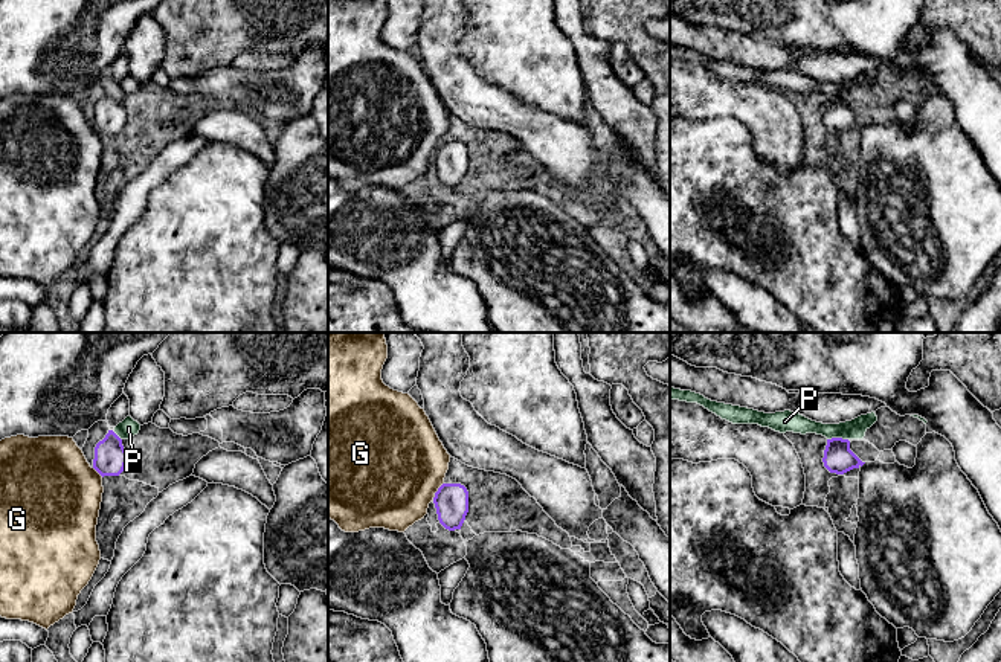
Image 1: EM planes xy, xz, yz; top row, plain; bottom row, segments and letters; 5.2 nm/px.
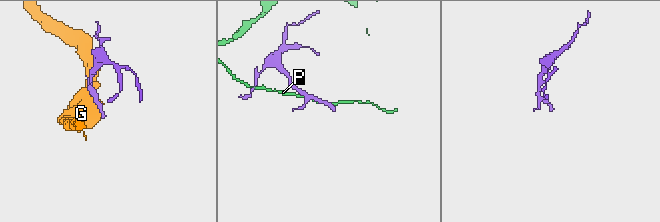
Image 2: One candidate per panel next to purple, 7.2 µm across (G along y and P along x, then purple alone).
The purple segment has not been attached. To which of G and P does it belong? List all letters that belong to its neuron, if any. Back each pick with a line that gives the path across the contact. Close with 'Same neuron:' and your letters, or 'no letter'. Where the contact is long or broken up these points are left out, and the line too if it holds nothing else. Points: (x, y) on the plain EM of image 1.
Same neuron: no letter

